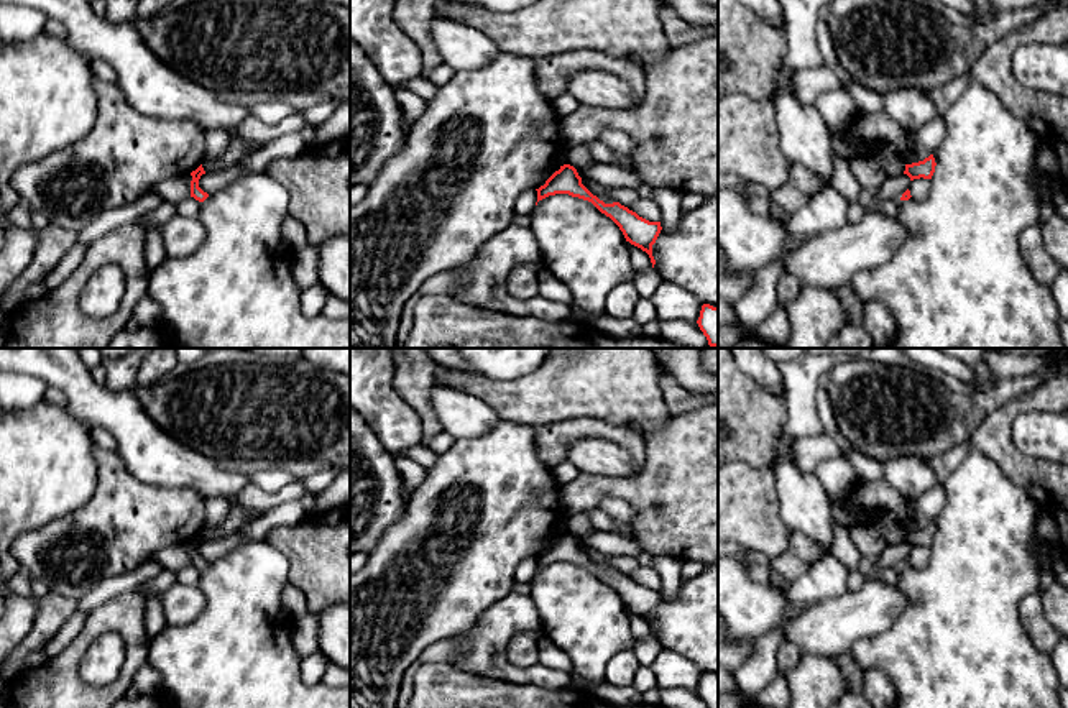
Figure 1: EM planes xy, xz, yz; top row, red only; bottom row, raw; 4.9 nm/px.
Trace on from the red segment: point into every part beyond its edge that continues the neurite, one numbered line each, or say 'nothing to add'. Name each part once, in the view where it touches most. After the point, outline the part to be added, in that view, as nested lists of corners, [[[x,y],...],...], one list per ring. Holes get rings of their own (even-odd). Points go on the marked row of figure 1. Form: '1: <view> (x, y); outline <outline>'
nothing to add

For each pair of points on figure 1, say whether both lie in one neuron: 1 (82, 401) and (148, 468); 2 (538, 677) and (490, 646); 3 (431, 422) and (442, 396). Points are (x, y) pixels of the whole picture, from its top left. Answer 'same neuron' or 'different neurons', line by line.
1: same neuron
2: same neuron
3: different neurons

